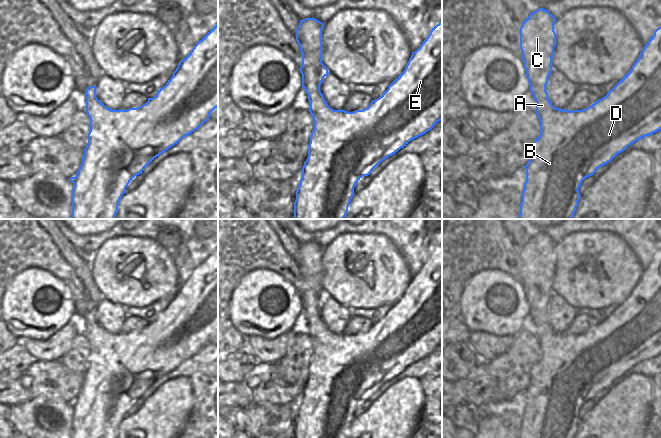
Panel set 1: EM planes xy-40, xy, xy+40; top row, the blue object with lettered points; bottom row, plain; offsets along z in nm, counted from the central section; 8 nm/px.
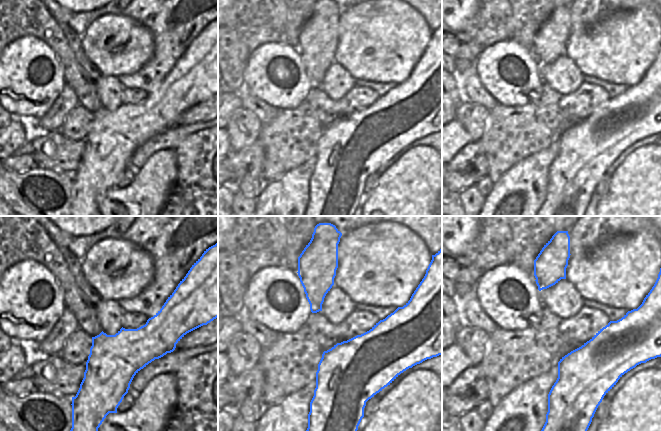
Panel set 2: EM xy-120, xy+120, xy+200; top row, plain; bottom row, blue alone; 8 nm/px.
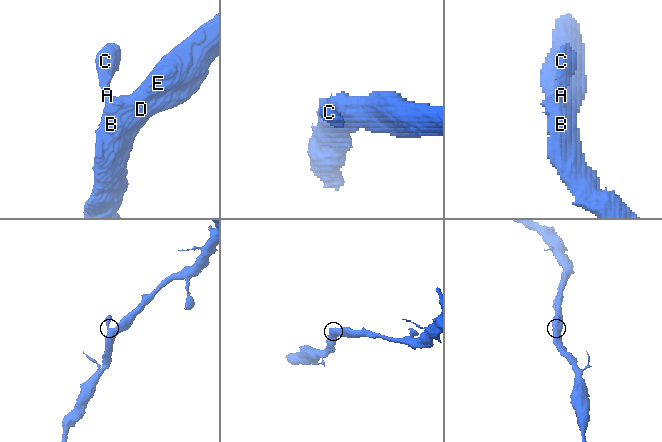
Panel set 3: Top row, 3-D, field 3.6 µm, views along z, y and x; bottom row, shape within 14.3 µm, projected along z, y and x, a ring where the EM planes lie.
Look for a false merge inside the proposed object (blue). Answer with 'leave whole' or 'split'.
leave whole

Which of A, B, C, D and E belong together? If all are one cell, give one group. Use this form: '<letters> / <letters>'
A B C D E

